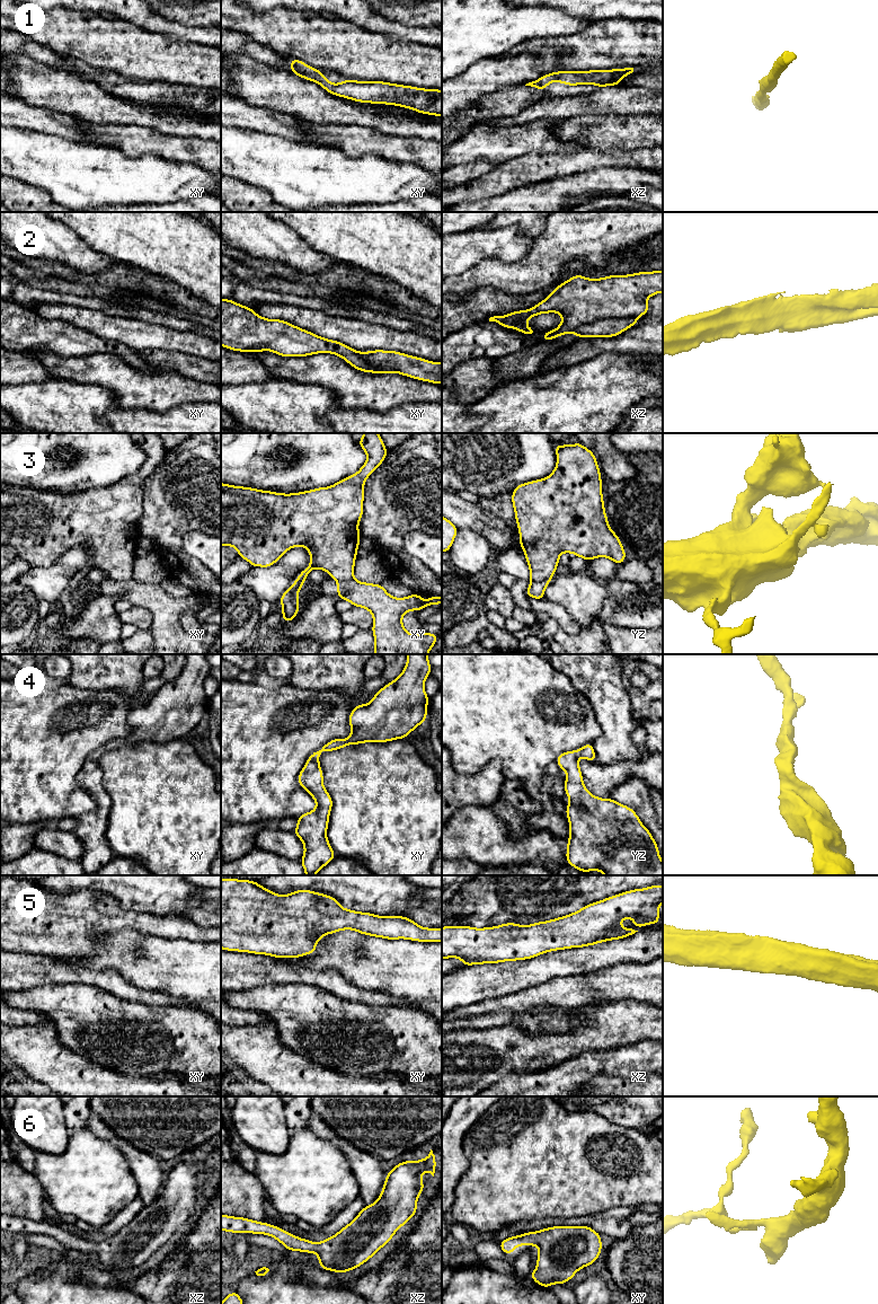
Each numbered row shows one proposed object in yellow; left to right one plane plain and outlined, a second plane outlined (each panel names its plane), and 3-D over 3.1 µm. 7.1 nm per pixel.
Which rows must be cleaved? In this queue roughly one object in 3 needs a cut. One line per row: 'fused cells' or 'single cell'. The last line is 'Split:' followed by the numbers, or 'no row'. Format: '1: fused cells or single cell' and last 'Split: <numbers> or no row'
1: single cell
2: fused cells
3: fused cells
4: single cell
5: single cell
6: single cell
Split: 2, 3

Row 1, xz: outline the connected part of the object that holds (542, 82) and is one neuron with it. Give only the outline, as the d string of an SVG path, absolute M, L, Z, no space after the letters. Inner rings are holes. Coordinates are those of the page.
M633 68L612 69L612 70L589 70L589 71L556 71L542 76L540 79L526 83L540 90L546 90L546 87L559 81L562 85L595 85L601 88L605 86L619 86L620 81L628 74L633 72Z

